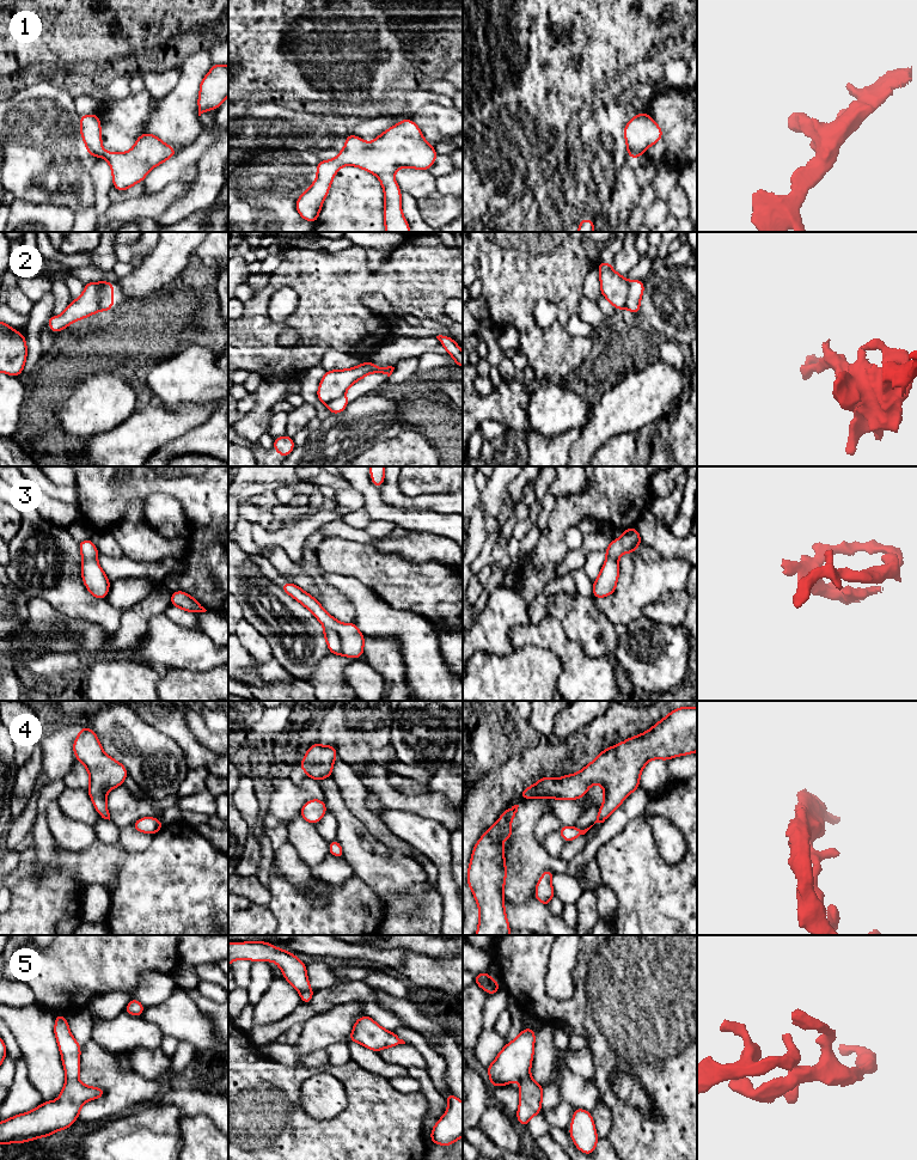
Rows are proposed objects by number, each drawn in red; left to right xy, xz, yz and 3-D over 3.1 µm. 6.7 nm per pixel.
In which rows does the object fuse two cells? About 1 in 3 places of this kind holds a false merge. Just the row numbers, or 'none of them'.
2

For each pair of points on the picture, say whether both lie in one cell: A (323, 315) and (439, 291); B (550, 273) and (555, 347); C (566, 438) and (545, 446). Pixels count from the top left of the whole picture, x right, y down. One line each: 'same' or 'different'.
A: same
B: same
C: same

